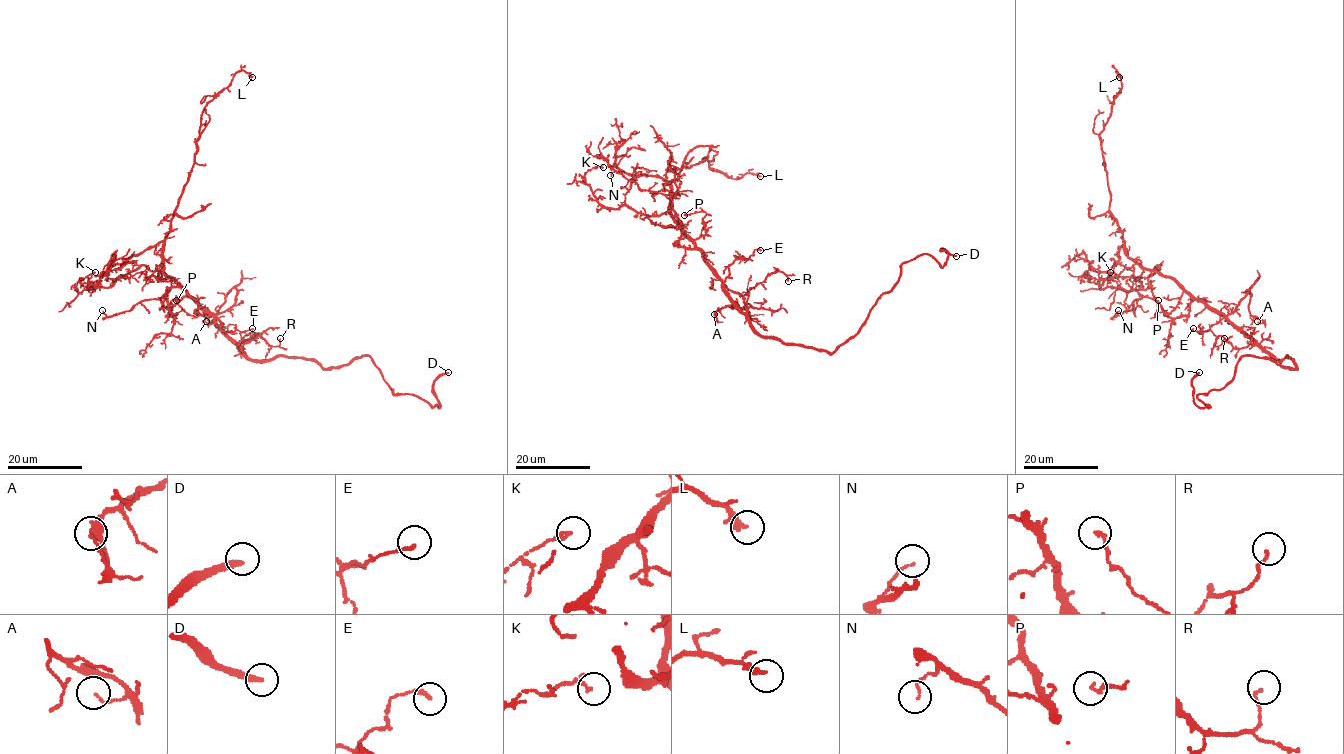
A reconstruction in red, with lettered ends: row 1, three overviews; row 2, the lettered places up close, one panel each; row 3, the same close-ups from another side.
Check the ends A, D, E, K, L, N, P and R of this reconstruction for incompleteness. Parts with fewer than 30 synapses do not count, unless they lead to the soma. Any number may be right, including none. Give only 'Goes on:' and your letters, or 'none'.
Goes on: D

